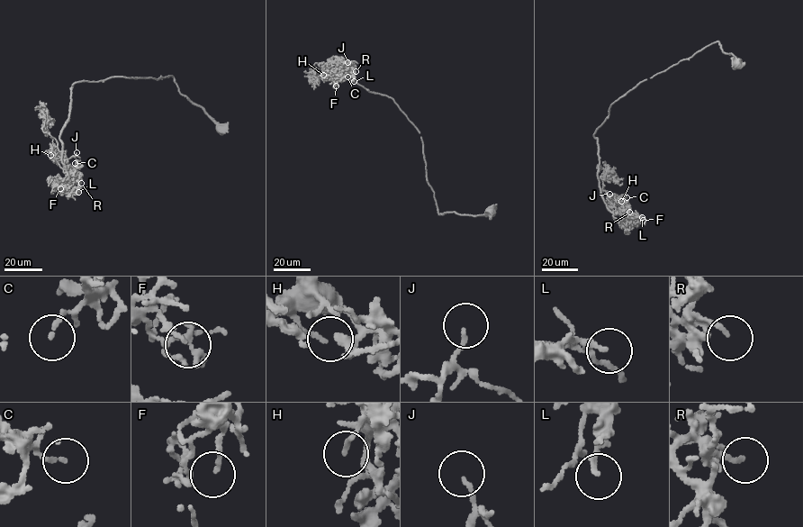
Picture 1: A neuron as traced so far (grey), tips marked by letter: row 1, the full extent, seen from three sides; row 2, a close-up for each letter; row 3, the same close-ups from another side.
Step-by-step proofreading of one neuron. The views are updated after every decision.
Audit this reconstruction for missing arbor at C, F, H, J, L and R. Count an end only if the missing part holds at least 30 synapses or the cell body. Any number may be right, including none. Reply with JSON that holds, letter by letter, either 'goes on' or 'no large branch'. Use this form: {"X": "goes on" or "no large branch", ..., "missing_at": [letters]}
{"C": "no large branch", "F": "no large branch", "H": "goes on", "J": "no large branch", "L": "no large branch", "R": "no large branch", "missing_at": ["H"]}

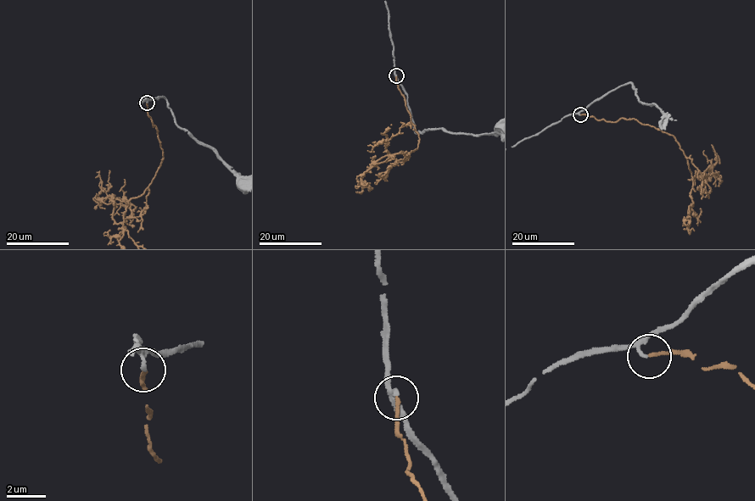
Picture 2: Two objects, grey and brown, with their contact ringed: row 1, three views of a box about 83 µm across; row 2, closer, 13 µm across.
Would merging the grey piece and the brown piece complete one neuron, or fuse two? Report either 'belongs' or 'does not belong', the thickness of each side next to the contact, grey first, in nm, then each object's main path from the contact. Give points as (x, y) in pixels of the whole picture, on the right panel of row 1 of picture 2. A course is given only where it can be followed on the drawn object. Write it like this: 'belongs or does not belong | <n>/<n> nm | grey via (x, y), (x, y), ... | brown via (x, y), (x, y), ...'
belongs | 190/190 nm | grey via (579, 114), (596, 99), (630, 83), (640, 102), (653, 102), (664, 113), (662, 119) | brown via (580, 114), (609, 121), (635, 119), (673, 136), (694, 178), (706, 181), (716, 162), (712, 145)

